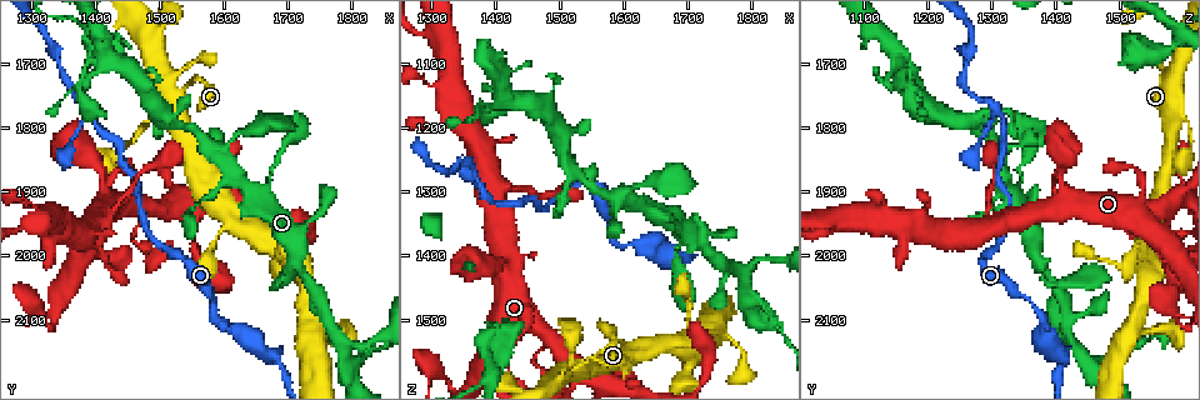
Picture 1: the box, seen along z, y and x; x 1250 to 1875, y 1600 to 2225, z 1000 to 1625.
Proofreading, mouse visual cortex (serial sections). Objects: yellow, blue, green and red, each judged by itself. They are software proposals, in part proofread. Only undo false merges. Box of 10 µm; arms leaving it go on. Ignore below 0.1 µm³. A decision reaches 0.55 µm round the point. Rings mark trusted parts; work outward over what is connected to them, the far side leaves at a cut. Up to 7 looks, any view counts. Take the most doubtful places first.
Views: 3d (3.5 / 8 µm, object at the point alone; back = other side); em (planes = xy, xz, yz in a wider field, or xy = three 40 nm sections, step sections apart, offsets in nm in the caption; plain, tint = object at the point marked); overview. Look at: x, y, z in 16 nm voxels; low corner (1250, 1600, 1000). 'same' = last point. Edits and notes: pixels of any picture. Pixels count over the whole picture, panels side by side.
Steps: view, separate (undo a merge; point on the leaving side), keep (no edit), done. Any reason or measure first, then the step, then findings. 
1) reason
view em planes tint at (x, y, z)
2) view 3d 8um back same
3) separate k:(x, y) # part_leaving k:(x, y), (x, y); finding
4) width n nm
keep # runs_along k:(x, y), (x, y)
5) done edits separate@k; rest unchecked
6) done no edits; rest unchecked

thin neck
view 3d 3.5um at (1375, 1760, 1290)

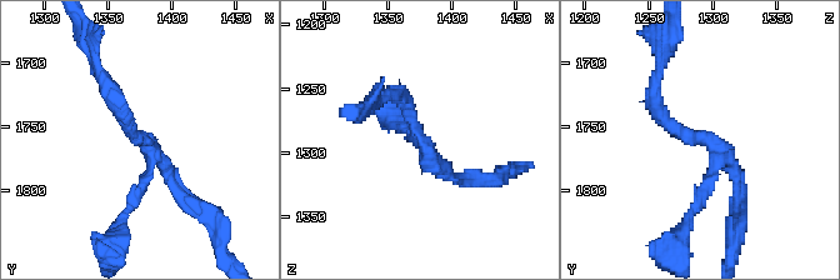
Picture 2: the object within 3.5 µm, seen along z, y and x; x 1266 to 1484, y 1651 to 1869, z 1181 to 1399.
shape alone is not enough
view em xy step 5 tint at (1378, 1760, 1288)

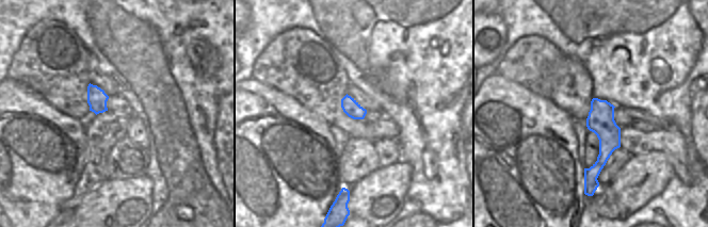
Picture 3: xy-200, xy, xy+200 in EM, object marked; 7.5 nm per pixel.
keep # continuous, no second cell

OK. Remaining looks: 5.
arms part here
view 3d 3.5um at (1705, 2010, 1375)

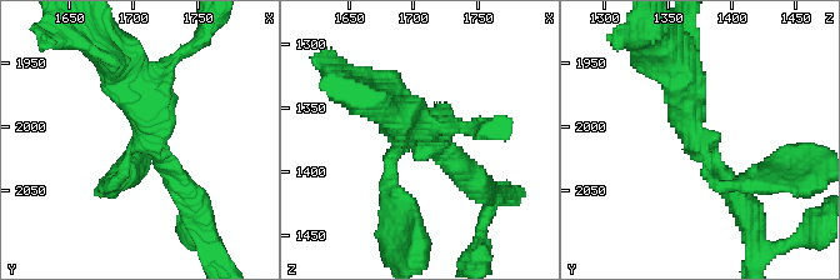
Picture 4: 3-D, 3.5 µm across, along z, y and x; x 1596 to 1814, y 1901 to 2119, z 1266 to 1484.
arms 3; arm_widths 150, 250, 500 nm
view em xy step 3 tint at (1710, 2014, 1376)

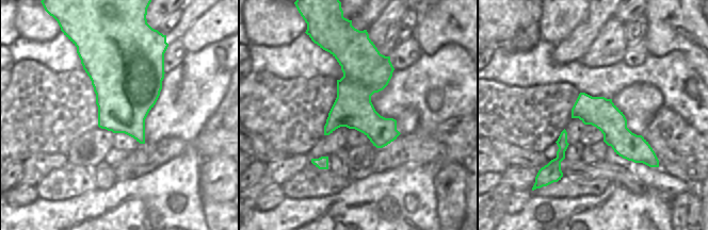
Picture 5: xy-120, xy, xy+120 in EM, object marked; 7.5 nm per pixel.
keep # runs_along 4:(120, 63), (193, 200); continuous, no second cell

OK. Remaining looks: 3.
view 3d 8um at (1785, 2130, 1425)

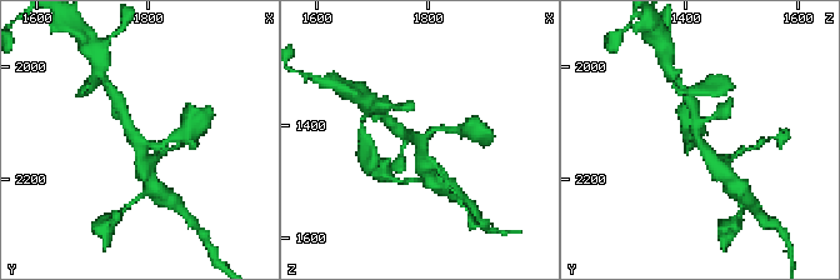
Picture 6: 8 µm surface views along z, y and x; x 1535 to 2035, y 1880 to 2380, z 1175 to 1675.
view 3d 3.5um same

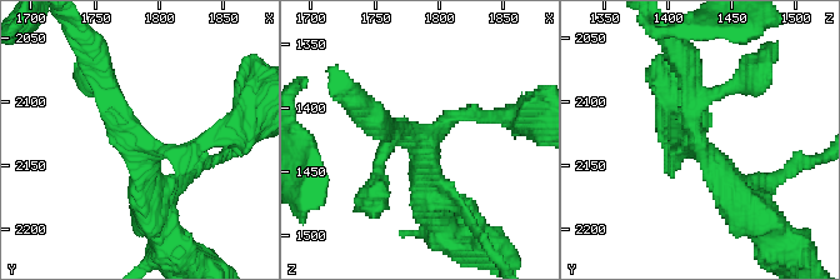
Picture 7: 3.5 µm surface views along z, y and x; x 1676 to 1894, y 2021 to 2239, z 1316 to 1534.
arms 3; arm_widths 150, 300, 350 nm; need the tissue
view em xy step 5 tint at (1786, 2134, 1422)

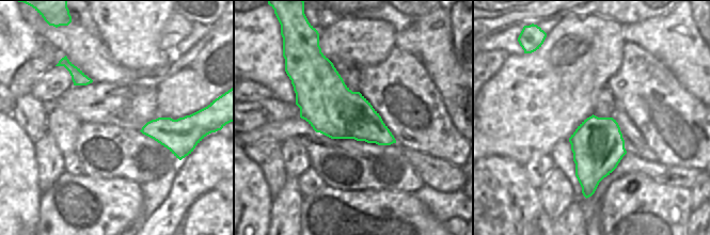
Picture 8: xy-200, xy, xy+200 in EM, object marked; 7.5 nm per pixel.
keep # runs_along 7:(689, 74), (695, 139), (749, 204); all the same cell

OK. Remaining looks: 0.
done no edits; rest unchecked

